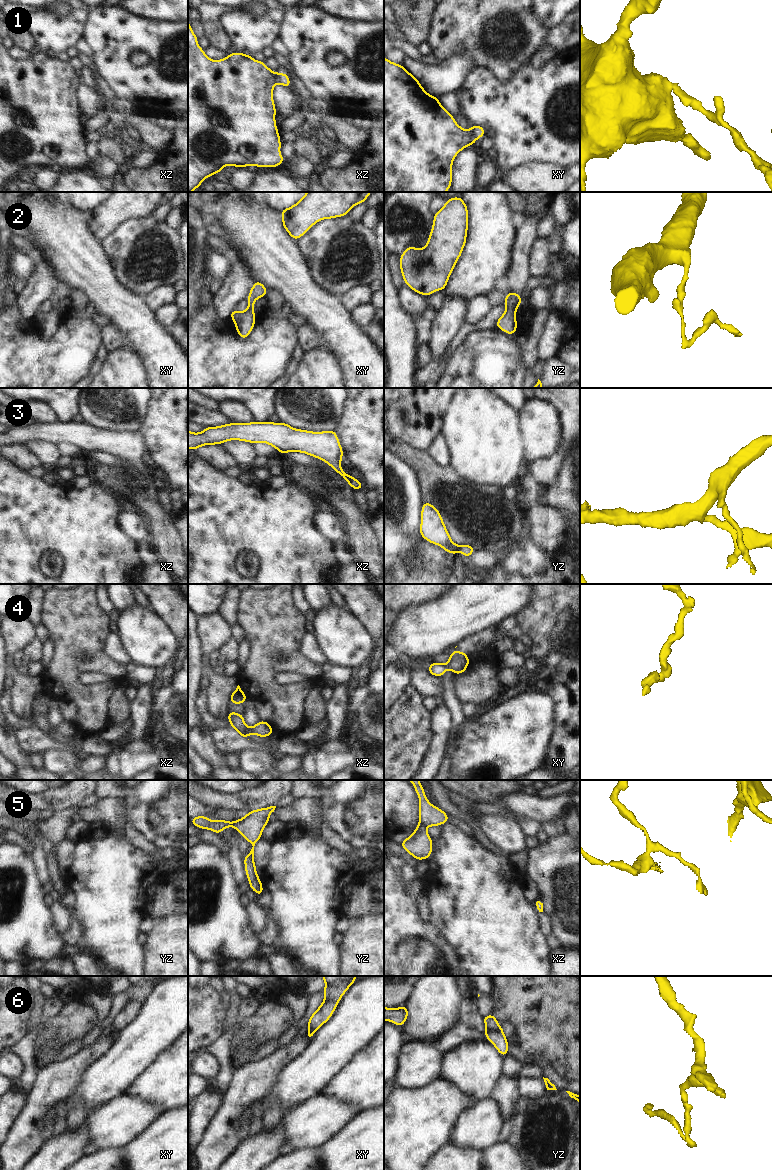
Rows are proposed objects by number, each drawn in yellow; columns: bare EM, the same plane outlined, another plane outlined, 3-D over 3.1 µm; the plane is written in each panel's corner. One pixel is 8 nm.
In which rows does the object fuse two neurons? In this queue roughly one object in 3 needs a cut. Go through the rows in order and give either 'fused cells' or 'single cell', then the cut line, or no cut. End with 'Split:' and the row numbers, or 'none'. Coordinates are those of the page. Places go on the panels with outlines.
1: fused cells; cut xy (470, 129), (474, 141)
2: single cell; cut none
3: single cell; cut none
4: fused cells; cut xz (249, 728), (251, 731)
5: fused cells; cut xz (419, 823), (425, 827)
6: fused cells; cut yz (498, 1024), (487, 1030)
Split: 1, 4, 5, 6

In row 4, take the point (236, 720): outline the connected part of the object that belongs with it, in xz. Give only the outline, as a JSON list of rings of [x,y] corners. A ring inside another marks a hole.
[[[228,712],[227,718],[229,719],[230,725],[244,738],[251,734],[251,729],[244,723],[244,717],[242,714],[235,712]],[[248,739],[249,740],[249,739]]]

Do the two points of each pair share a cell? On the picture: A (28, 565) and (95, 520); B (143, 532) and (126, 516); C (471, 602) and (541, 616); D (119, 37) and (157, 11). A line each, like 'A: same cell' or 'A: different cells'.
A: same cell
B: same cell
C: different cells
D: different cells

